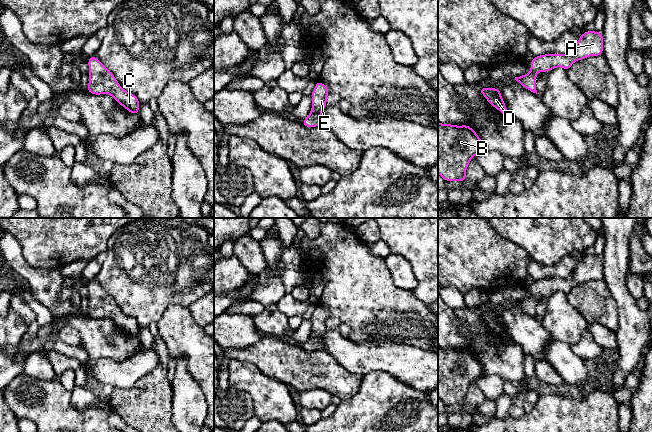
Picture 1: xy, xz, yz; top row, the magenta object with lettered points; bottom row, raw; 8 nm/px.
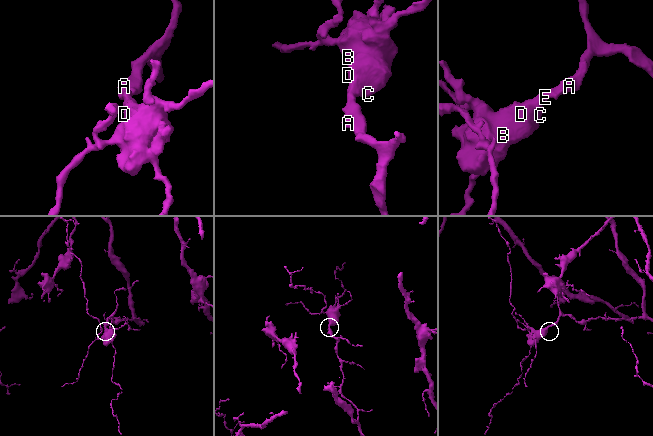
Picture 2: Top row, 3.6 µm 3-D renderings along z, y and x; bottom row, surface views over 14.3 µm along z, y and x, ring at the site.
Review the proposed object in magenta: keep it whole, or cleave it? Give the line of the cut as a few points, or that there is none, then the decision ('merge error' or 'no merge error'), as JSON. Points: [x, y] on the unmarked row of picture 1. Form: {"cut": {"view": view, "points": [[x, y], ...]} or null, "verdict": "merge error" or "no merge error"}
{"cut": null, "verdict": "no merge error"}

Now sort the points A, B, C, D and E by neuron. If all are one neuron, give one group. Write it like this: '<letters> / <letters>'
A B C D E

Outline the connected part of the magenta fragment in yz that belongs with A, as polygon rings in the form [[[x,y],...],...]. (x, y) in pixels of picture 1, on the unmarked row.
[[[586,255],[578,263],[575,271],[568,278],[544,278],[535,280],[530,286],[531,295],[515,304],[525,313],[536,317],[536,298],[538,296],[549,296],[550,294],[562,291],[566,295],[578,284],[583,284],[589,280],[603,279],[603,259],[602,256]]]

